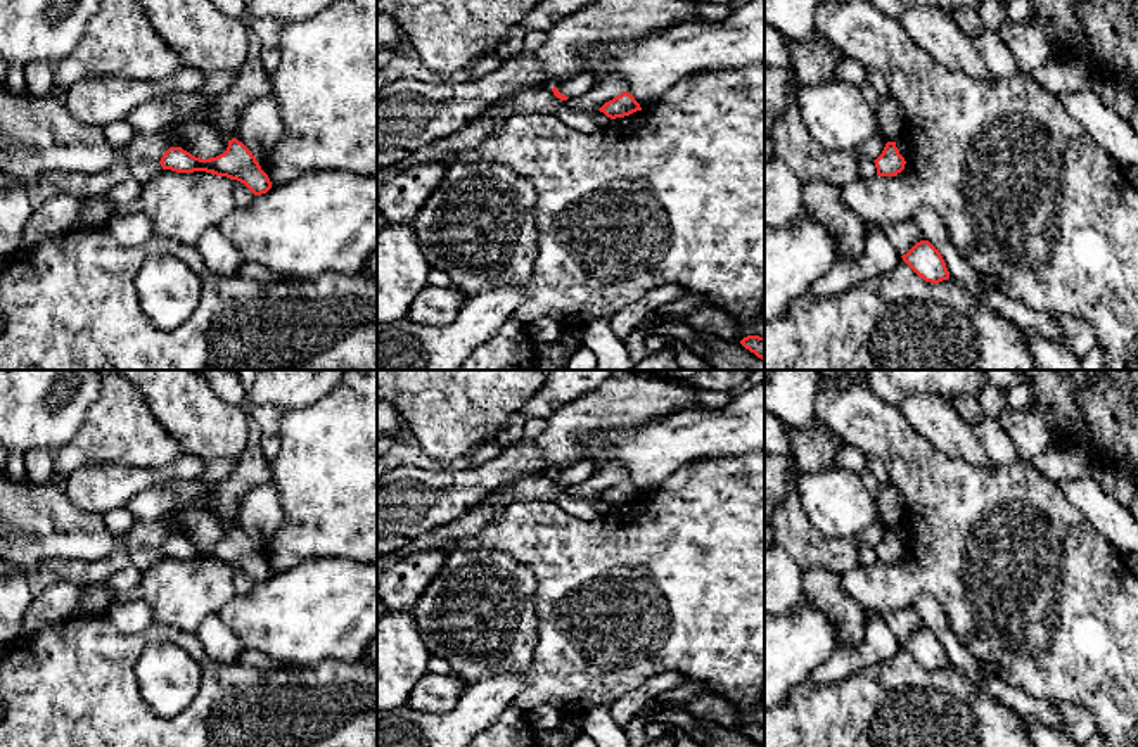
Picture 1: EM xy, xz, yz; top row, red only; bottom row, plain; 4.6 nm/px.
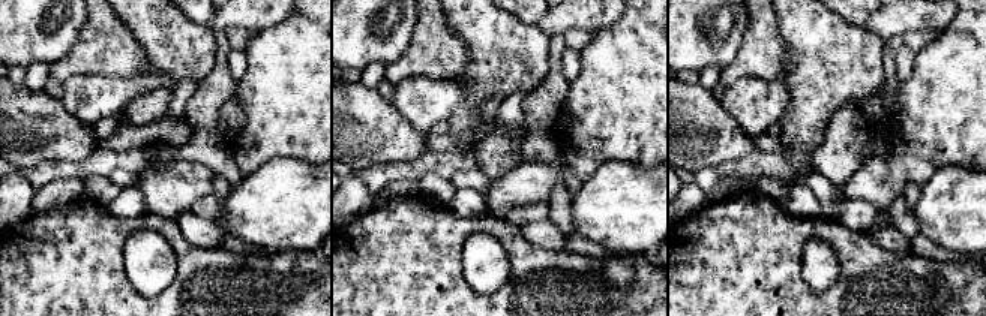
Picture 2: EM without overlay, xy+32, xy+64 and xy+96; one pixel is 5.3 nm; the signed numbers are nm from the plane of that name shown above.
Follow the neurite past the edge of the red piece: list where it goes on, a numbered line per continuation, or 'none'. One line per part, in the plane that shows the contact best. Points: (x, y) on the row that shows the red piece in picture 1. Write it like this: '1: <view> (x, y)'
1: yz (889, 114)

